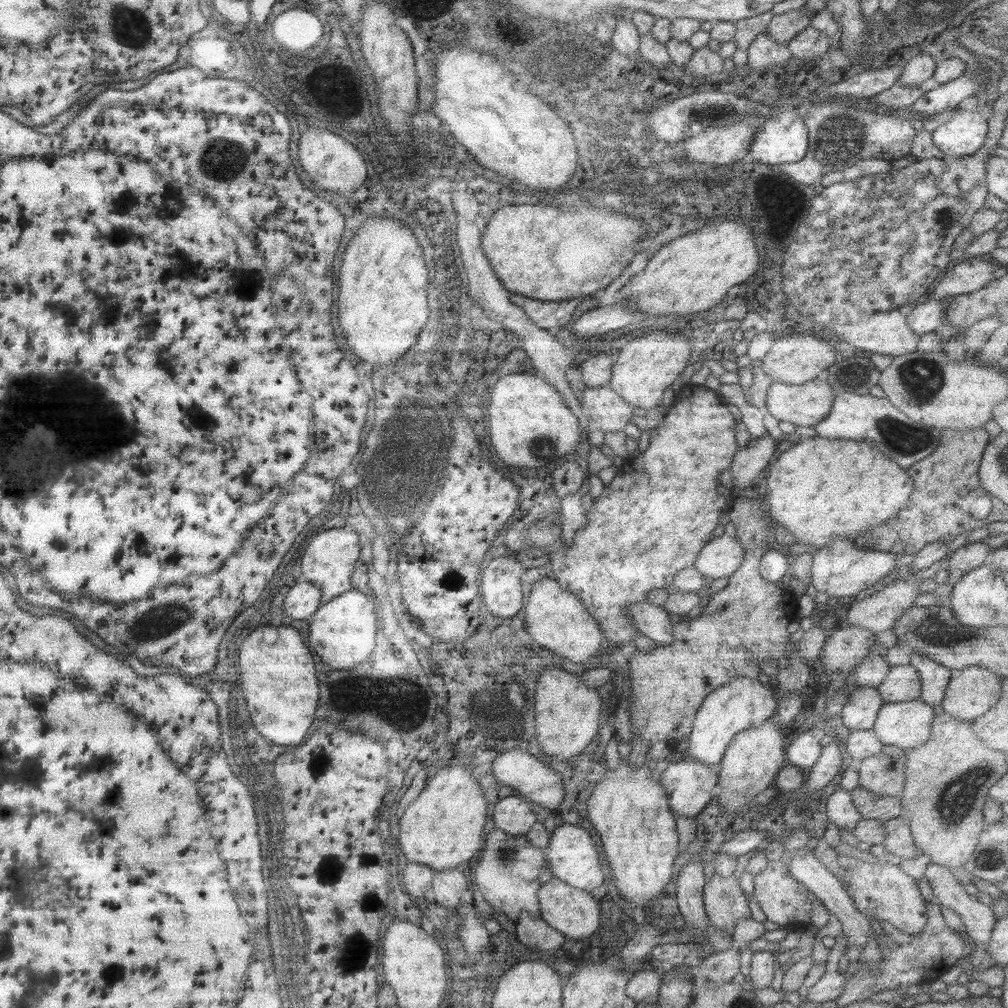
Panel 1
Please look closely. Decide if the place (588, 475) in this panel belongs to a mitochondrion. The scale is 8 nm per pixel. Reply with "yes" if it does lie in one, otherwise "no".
no

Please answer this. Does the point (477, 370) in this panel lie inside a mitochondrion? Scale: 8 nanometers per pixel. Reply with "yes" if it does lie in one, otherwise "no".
no

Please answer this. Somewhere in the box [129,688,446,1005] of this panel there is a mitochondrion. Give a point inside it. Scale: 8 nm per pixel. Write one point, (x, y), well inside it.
(331, 870)

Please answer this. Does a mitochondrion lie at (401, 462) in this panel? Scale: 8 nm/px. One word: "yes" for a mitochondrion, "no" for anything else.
yes

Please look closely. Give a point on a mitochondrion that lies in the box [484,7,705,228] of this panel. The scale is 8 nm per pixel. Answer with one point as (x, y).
(562, 70)

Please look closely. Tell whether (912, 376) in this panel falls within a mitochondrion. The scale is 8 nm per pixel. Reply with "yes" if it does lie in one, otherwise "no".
yes

